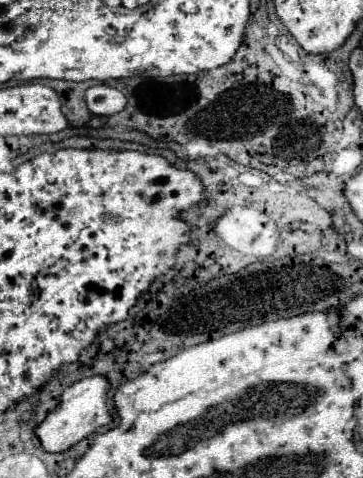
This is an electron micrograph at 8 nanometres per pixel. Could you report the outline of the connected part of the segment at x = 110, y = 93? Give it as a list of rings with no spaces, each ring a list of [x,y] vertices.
[[[111,85],[91,87],[91,89],[87,89],[87,106],[93,115],[111,117],[125,107],[123,93]]]

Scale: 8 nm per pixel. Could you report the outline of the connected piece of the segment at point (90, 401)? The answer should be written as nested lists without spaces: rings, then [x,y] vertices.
[[[99,375],[81,379],[69,385],[61,393],[59,405],[55,407],[55,411],[51,411],[33,431],[35,437],[41,441],[41,447],[49,453],[59,453],[73,447],[83,437],[91,435],[95,429],[107,425],[111,421],[109,411],[107,411],[107,391],[109,391],[109,383],[105,377],[99,377]]]

